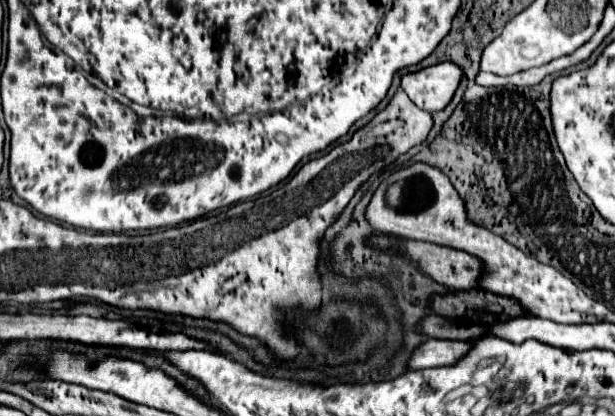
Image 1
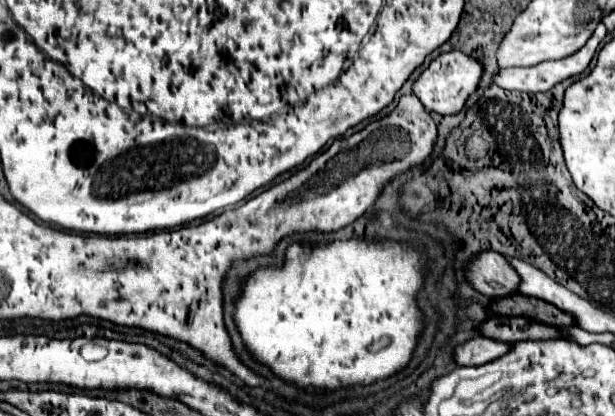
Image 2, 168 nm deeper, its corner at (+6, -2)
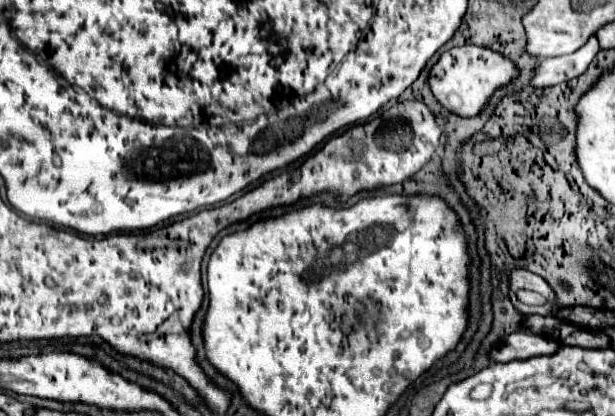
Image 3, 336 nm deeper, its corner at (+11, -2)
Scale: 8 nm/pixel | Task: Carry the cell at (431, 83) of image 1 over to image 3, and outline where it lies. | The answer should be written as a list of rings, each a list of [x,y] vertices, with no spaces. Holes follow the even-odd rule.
[[[464,45],[454,47],[440,55],[440,59],[434,63],[434,67],[428,73],[428,85],[436,101],[450,113],[458,117],[476,117],[480,109],[486,105],[494,89],[508,83],[512,77],[516,77],[516,65],[494,51],[488,51],[486,47],[476,45]]]

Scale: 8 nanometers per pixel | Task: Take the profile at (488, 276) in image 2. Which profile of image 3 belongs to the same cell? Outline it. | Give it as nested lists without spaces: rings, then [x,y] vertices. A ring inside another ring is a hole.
[[[516,269],[508,275],[508,299],[512,301],[512,305],[522,313],[522,315],[550,315],[554,309],[554,295],[552,289],[548,287],[548,283],[544,283],[544,279],[540,279],[538,275],[526,271],[526,269]],[[518,289],[530,289],[536,291],[544,297],[544,305],[524,305],[518,297],[516,291]]]

